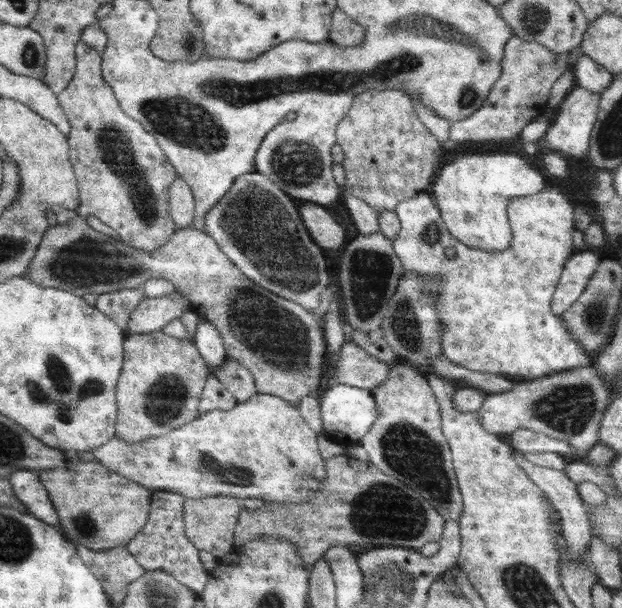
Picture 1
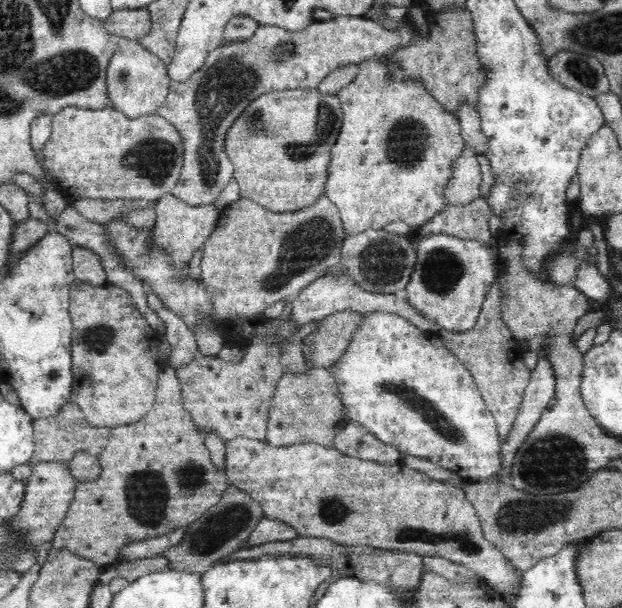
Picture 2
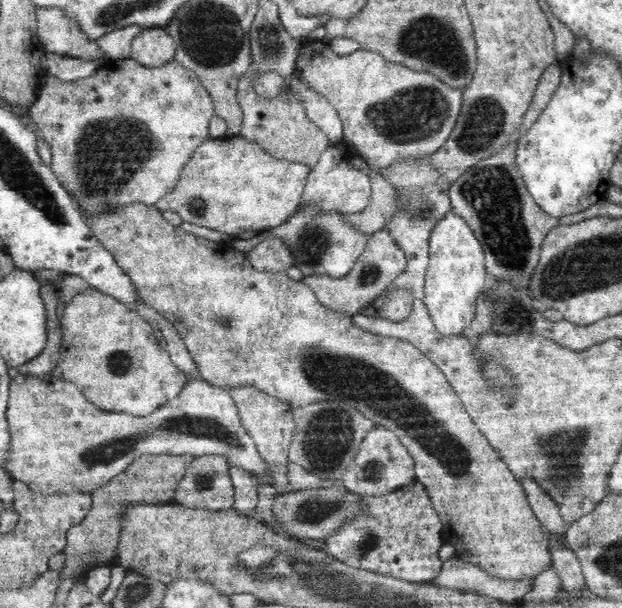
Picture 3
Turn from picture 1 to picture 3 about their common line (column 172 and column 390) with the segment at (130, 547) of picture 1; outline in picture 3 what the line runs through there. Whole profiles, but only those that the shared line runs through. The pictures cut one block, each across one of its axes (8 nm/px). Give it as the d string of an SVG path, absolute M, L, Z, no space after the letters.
M416 480L382 496L360 496L360 510L348 516L344 524L324 540L324 551L352 568L370 570L406 582L428 583L440 574L443 567L443 560L439 557L439 548L445 543L443 528L440 515L436 514L426 487Z

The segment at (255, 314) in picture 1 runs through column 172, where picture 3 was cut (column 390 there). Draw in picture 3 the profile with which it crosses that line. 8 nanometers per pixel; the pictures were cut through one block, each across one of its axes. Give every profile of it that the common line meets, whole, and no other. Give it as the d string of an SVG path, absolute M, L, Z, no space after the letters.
M384 228L371 234L362 256L349 274L342 278L330 276L308 276L301 281L309 286L318 297L320 304L336 312L343 312L346 316L353 317L364 308L372 305L384 290L407 270L407 259L404 249L396 243L396 239Z

